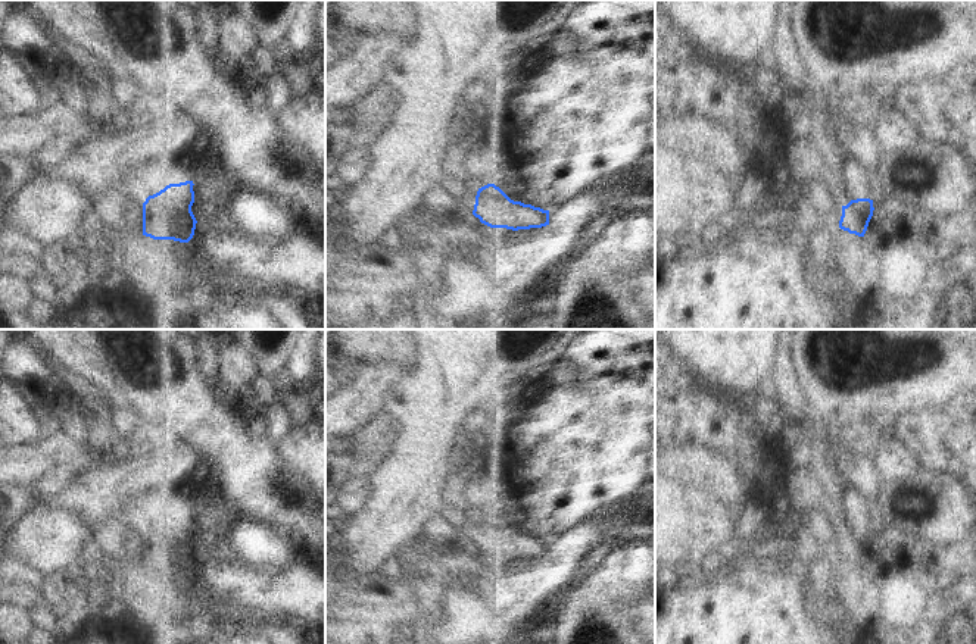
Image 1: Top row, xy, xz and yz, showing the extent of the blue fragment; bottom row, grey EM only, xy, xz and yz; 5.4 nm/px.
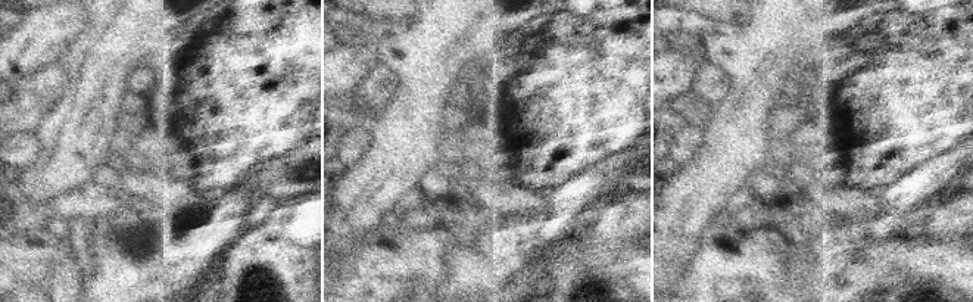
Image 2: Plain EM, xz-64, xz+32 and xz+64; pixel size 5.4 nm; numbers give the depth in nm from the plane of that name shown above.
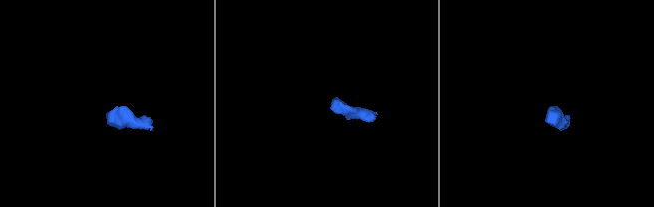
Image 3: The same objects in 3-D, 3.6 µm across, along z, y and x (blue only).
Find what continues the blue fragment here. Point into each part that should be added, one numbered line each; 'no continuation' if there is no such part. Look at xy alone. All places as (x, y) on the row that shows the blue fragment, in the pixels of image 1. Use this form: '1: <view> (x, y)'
no continuation

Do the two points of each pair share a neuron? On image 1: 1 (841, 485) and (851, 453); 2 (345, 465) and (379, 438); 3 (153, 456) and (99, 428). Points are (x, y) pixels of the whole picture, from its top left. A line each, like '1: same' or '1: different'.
1: different
2: same
3: different

